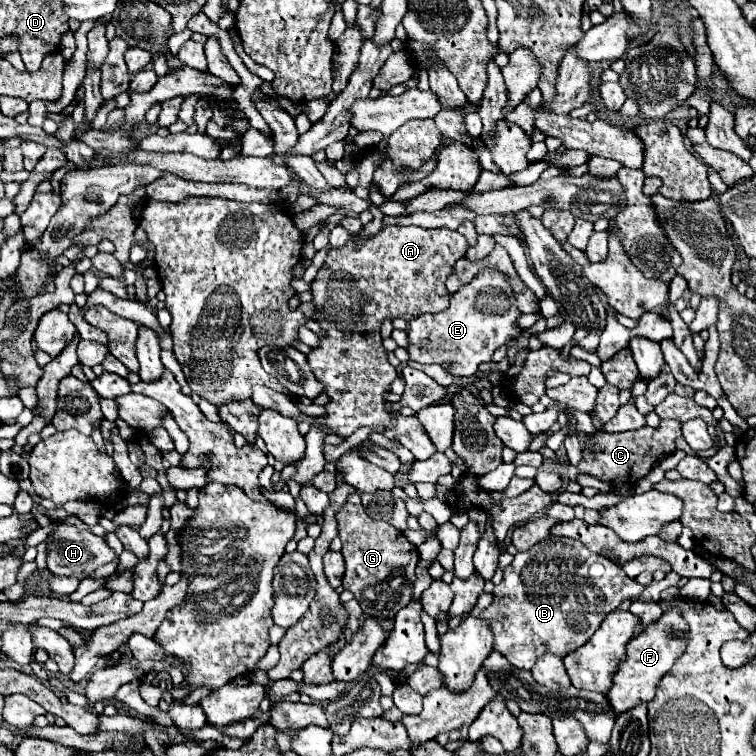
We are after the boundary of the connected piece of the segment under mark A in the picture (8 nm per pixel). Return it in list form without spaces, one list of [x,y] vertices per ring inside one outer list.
[[[383,226],[375,236],[363,240],[363,246],[357,246],[357,240],[363,234],[363,230],[365,228],[361,228],[357,234],[351,234],[351,240],[345,246],[333,248],[323,268],[319,270],[317,278],[311,282],[311,294],[313,294],[313,304],[317,312],[315,320],[317,322],[325,320],[327,336],[319,340],[317,348],[311,348],[311,352],[307,354],[307,362],[315,378],[323,384],[323,392],[329,396],[329,402],[323,404],[325,414],[315,418],[319,424],[311,424],[311,430],[305,434],[305,440],[307,440],[305,456],[299,462],[293,462],[281,470],[283,480],[295,478],[299,484],[311,484],[311,478],[323,470],[325,466],[323,448],[325,448],[325,436],[327,436],[325,428],[345,438],[351,436],[361,426],[371,428],[377,424],[385,424],[387,430],[395,428],[397,416],[385,408],[387,406],[385,392],[387,392],[387,386],[397,378],[397,370],[389,364],[387,352],[381,344],[381,336],[379,336],[381,324],[387,318],[409,320],[417,314],[445,310],[449,306],[449,292],[445,288],[445,280],[453,272],[453,264],[459,258],[463,258],[465,252],[469,250],[467,240],[459,232],[449,228],[425,230],[419,226]]]

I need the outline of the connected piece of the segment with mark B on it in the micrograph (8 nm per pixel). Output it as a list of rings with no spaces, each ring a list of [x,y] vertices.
[[[547,536],[531,550],[515,554],[513,562],[503,570],[503,580],[493,590],[493,604],[481,612],[479,618],[485,618],[493,630],[493,648],[503,654],[511,666],[531,670],[537,658],[545,652],[565,658],[569,652],[581,648],[595,634],[609,612],[617,610],[623,600],[637,598],[644,589],[645,586],[629,578],[621,566],[605,556],[589,552],[581,542]]]

